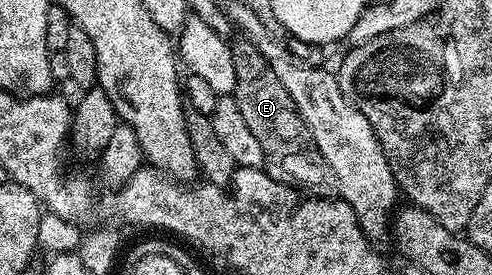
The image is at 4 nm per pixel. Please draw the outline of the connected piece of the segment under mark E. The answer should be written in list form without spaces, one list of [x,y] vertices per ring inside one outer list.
[[[235,41],[232,46],[236,68],[236,88],[232,96],[236,104],[240,104],[240,112],[248,123],[248,129],[256,135],[256,140],[260,140],[260,148],[264,148],[266,166],[287,183],[297,184],[302,188],[310,186],[311,195],[319,198],[335,197],[338,194],[338,181],[334,169],[316,148],[314,137],[299,116],[292,96],[288,96],[284,84],[280,84],[276,72],[272,72],[268,60],[264,60],[253,41],[245,41]]]

